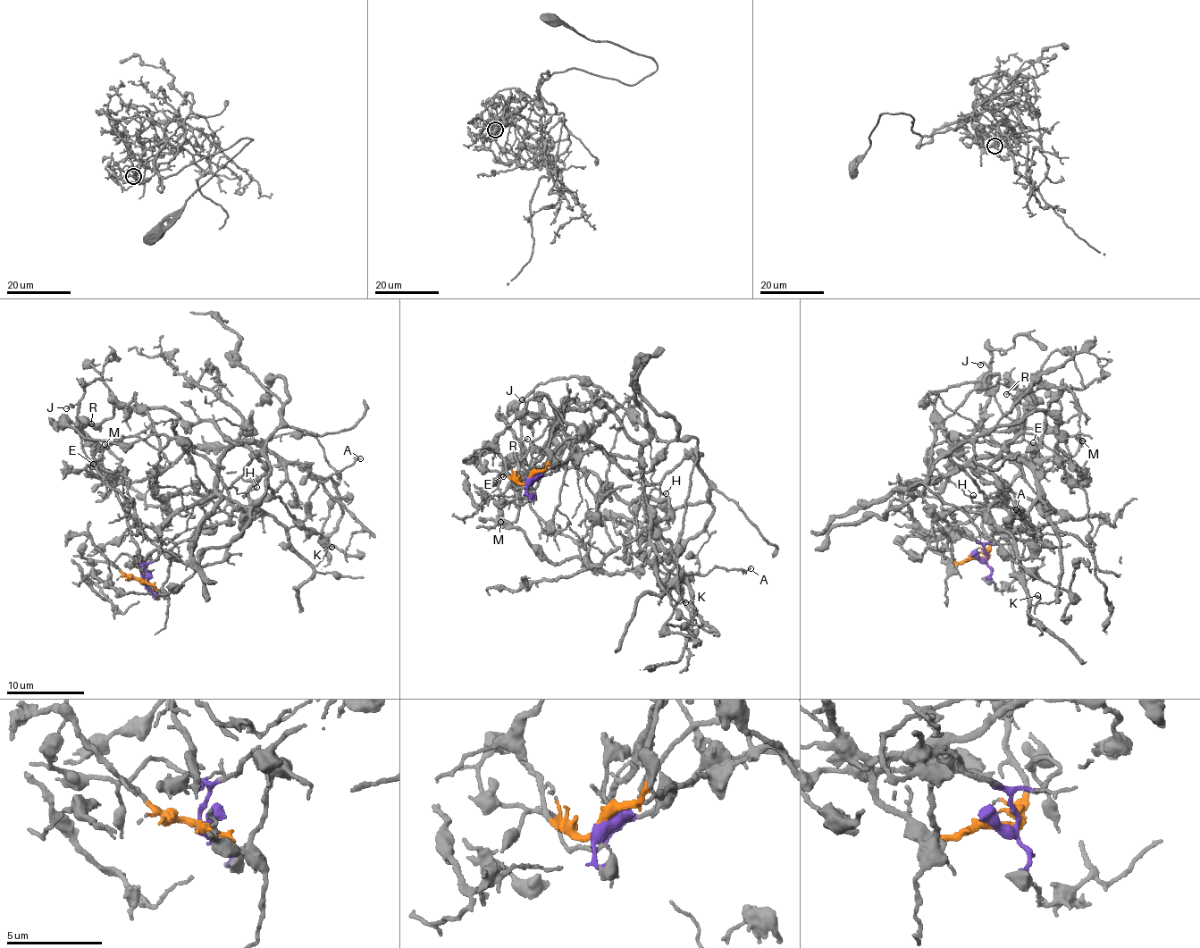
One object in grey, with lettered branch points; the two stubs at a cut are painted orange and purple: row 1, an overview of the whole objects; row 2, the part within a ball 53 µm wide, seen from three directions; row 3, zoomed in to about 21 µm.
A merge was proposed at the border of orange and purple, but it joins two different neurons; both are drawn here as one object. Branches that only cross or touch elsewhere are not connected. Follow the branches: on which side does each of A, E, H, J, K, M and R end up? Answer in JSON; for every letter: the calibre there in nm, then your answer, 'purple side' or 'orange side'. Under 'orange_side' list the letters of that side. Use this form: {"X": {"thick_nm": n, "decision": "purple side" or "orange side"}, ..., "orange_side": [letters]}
{"A": {"thick_nm": 120, "decision": "purple side"}, "E": {"thick_nm": 150, "decision": "orange side"}, "H": {"thick_nm": 130, "decision": "purple side"}, "J": {"thick_nm": 140, "decision": "orange side"}, "K": {"thick_nm": 120, "decision": "purple side"}, "M": {"thick_nm": 280, "decision": "orange side"}, "R": {"thick_nm": 120, "decision": "purple side"}, "orange_side": ["E", "J", "M"]}

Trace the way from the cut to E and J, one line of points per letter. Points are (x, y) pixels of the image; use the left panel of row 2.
E: (142, 580), (154, 588), (151, 589), (146, 583), (142, 555), (115, 488), (101, 469), (94, 468), (93, 464)
J: (142, 580), (159, 588), (181, 561), (138, 532), (79, 433), (78, 406), (66, 407)

